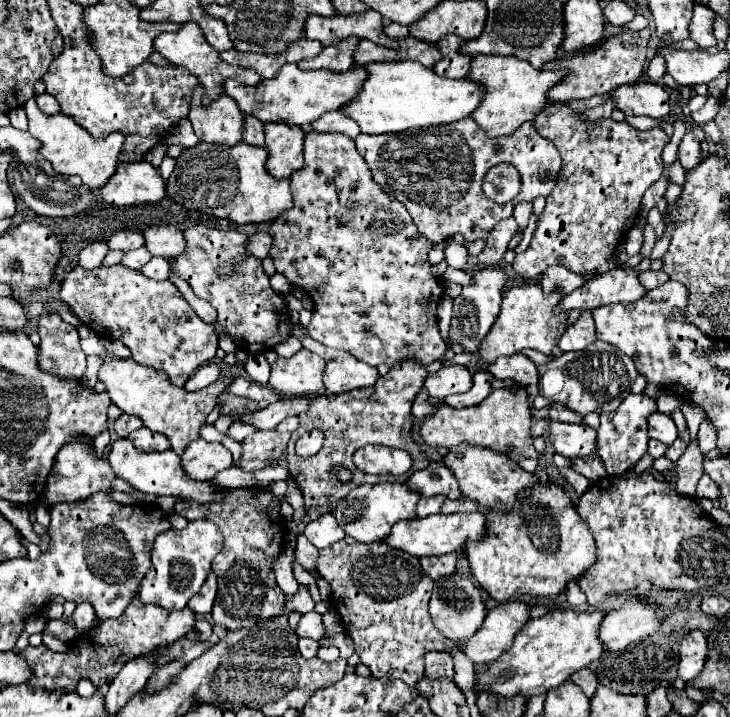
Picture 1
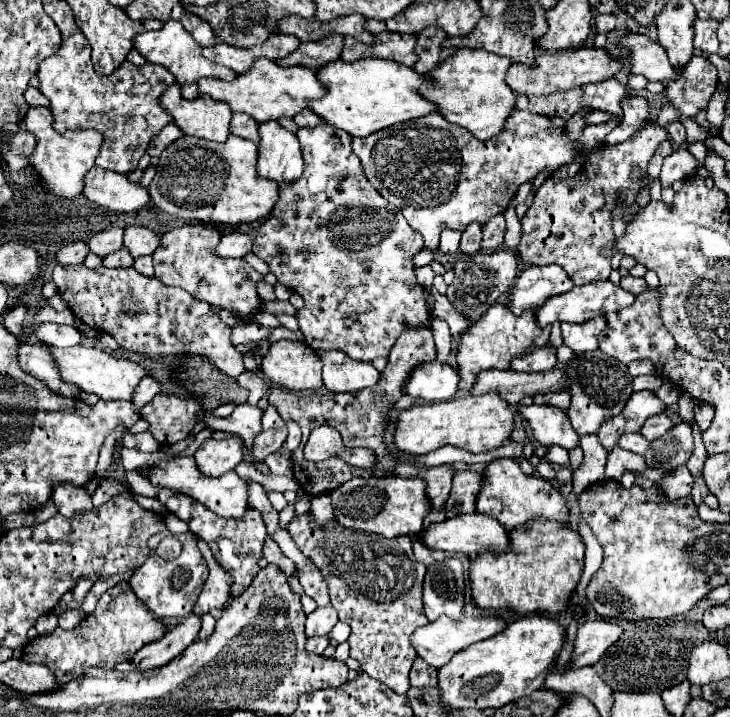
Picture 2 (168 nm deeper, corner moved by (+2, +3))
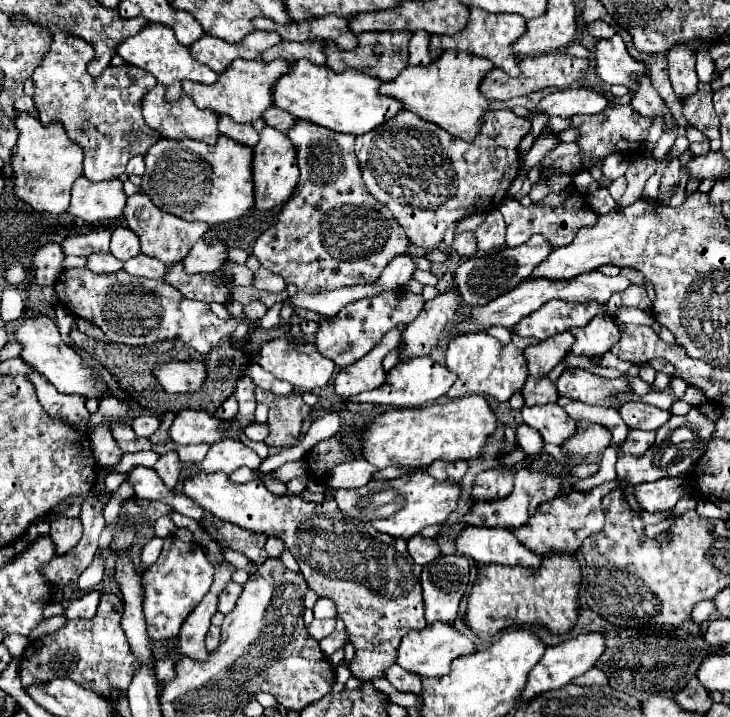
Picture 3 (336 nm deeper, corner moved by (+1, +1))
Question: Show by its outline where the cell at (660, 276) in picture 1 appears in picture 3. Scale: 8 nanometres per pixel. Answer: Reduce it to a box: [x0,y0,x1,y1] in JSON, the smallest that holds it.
[621,285,651,311]

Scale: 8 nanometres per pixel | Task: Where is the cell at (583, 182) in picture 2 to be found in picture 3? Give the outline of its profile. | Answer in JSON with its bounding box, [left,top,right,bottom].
[499,197,597,249]

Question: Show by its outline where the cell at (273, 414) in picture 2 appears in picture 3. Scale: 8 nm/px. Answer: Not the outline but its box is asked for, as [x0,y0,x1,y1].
[245,423,269,441]

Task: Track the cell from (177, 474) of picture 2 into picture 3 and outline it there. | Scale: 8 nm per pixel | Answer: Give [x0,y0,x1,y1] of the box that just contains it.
[183,471,427,681]

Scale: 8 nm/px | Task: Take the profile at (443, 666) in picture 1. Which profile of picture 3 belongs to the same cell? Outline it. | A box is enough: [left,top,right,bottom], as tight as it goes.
[385,663,421,695]

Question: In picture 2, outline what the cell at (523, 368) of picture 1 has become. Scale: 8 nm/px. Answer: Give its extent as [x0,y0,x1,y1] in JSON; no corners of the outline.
[510,343,556,373]

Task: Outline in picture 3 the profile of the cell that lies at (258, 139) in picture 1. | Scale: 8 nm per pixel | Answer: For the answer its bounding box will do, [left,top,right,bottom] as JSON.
[219,115,259,147]

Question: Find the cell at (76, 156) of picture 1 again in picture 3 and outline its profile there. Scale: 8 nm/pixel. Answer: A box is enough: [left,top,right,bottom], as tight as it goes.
[11,113,83,213]

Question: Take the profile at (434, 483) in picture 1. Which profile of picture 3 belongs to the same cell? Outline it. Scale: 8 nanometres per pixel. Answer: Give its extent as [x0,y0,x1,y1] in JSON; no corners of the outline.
[471,467,513,503]

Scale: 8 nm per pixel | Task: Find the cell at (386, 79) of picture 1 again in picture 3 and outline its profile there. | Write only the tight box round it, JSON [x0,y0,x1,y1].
[273,59,403,135]

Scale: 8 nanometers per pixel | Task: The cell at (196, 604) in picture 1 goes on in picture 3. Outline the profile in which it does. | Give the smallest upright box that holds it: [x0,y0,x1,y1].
[219,581,243,615]

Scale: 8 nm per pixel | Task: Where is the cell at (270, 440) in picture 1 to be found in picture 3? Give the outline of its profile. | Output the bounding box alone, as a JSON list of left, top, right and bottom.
[255,387,311,447]

